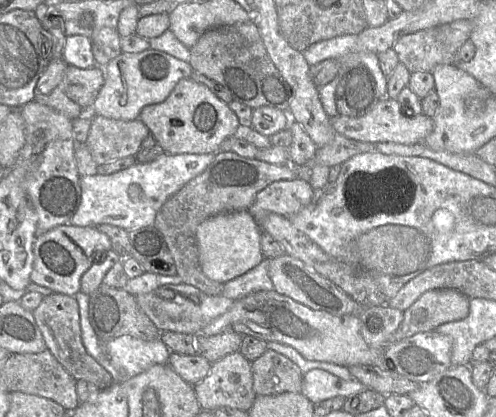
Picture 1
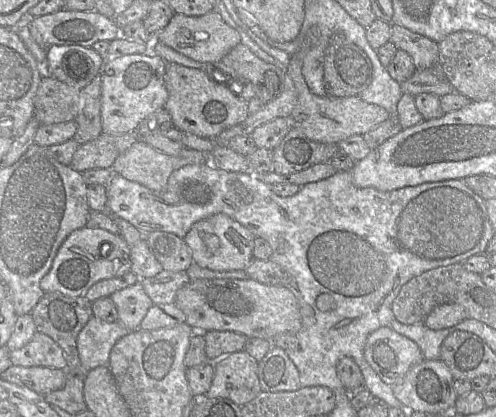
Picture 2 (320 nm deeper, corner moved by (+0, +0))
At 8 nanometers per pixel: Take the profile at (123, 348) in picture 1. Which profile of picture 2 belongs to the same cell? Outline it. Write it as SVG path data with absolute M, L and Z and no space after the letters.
M92 316L77 338L77 349L83 372L98 366L109 366L110 353L116 342L134 330L119 321L108 323Z

